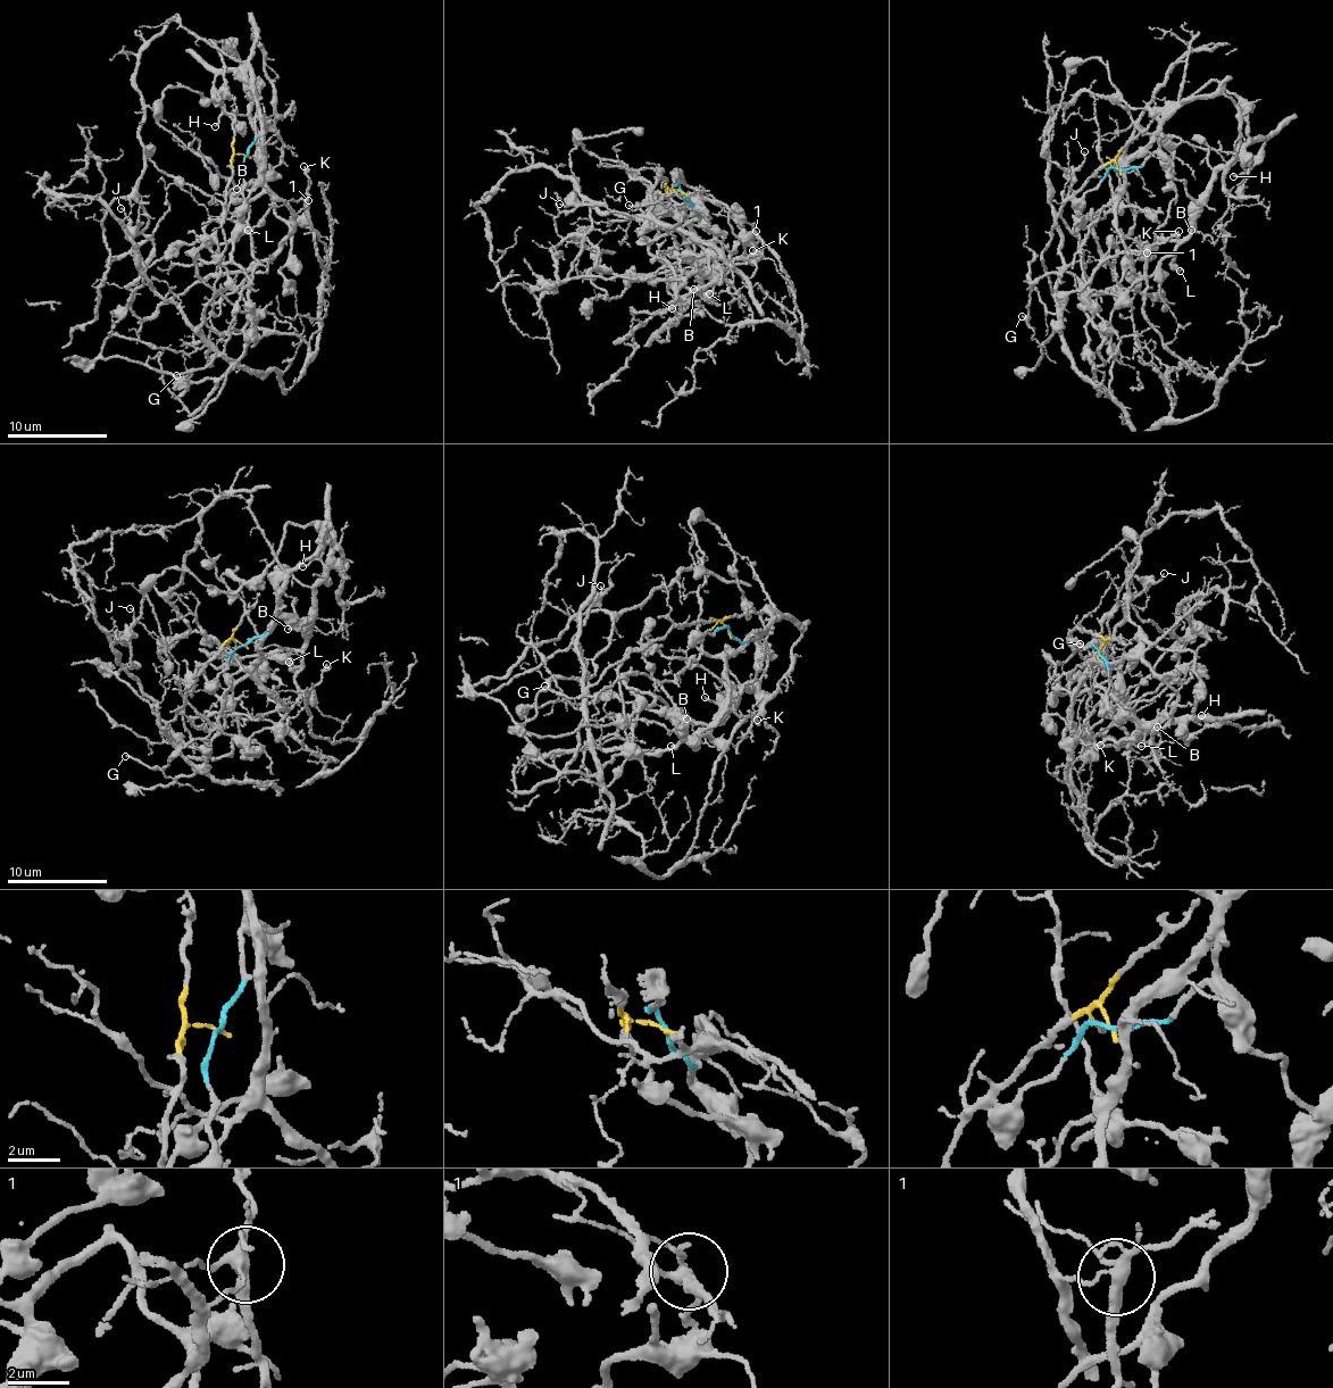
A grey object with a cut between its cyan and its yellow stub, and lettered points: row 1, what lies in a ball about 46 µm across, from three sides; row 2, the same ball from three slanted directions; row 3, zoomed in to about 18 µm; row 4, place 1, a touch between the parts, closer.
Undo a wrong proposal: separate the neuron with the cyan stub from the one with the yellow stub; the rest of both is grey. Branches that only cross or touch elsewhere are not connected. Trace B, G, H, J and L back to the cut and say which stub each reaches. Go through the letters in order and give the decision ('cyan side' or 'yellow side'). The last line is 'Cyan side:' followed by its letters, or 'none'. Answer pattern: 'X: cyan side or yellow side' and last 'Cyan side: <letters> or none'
B: cyan side
G: cyan side
H: cyan side
J: yellow side
L: cyan side
Cyan side: B, G, H, L

